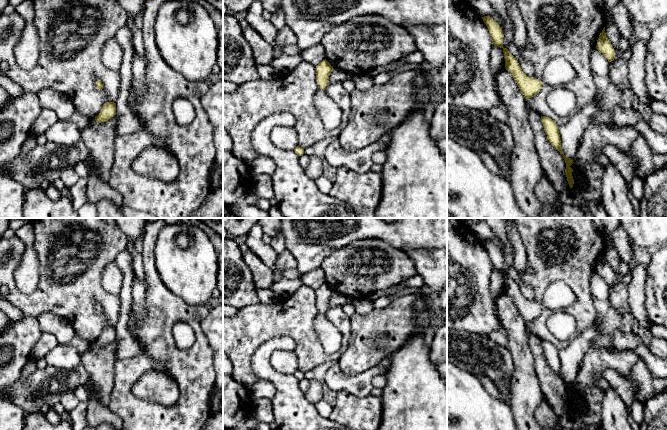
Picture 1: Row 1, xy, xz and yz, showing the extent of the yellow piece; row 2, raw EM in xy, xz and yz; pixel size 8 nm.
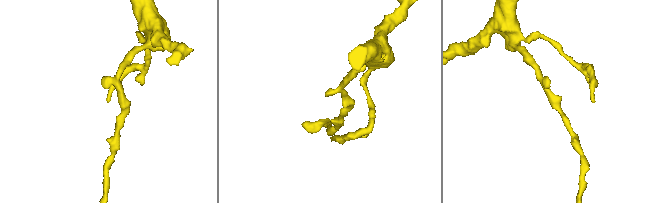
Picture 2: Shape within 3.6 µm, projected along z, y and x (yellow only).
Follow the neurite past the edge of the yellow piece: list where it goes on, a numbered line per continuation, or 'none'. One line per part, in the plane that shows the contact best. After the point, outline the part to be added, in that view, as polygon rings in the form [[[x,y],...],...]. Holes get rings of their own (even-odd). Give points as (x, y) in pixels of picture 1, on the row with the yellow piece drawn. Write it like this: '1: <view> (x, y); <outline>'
1: xz (330, 113); [[[319,90],[314,95],[315,108],[327,130],[333,130],[341,123],[342,113],[340,107],[325,93]]]

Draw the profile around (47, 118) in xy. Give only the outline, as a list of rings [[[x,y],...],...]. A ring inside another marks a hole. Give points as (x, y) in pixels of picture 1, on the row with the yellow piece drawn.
[[[43,108],[31,127],[31,134],[34,136],[44,134],[57,121],[57,114],[53,110]]]

